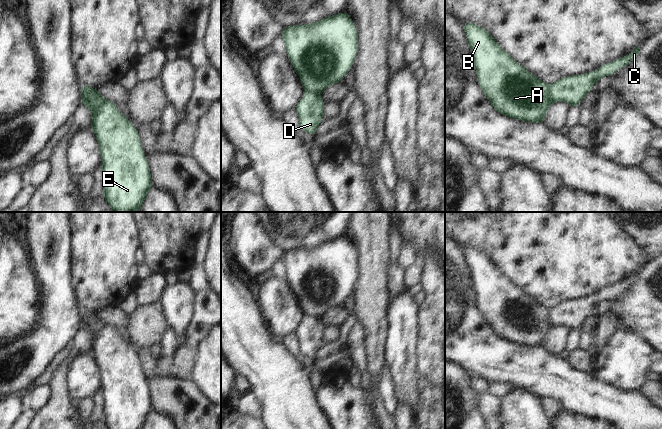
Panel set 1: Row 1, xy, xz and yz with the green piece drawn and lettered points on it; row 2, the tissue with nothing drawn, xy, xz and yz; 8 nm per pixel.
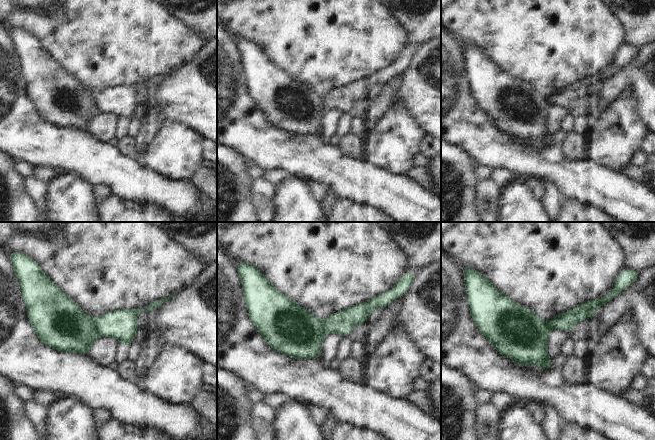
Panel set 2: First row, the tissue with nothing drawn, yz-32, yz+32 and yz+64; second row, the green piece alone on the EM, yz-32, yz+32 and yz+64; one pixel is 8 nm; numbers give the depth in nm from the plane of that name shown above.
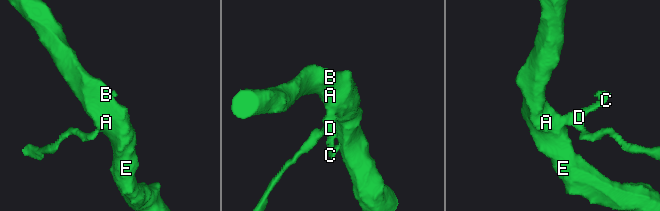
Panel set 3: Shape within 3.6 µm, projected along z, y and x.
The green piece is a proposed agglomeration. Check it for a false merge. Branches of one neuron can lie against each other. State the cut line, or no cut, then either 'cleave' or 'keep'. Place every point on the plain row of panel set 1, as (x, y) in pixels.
yz (548, 309), (550, 321), (554, 325) | cleave

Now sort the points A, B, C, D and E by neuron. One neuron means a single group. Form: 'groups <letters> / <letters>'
groups A B E / C D

